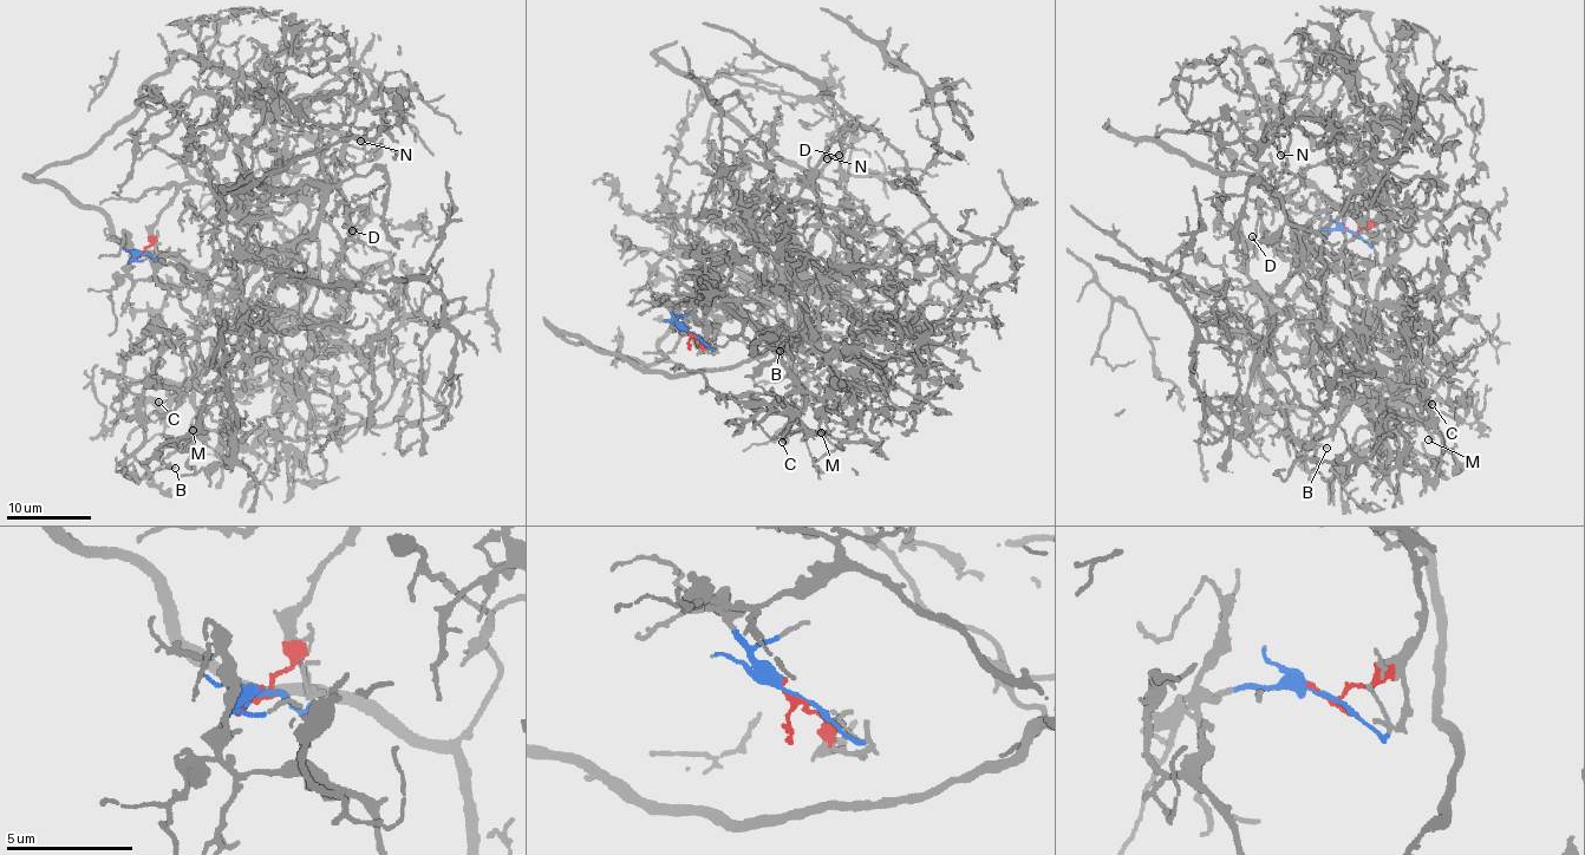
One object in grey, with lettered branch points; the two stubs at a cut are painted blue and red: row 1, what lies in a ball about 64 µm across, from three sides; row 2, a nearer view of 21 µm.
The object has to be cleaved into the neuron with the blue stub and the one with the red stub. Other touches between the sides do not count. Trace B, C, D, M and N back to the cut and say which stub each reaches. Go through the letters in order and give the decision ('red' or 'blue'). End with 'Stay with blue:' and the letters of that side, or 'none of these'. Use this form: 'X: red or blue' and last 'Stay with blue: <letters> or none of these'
B: blue
C: blue
D: red
M: blue
N: red
Stay with blue: B, C, M

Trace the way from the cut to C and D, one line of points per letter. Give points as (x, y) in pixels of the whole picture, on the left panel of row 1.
C: (142, 253), (128, 271), (135, 280), (158, 280), (171, 288), (203, 326), (197, 333), (196, 386), (157, 402)
D: (139, 253), (188, 183), (209, 183), (265, 249), (319, 226), (331, 187), (343, 194), (352, 230)

